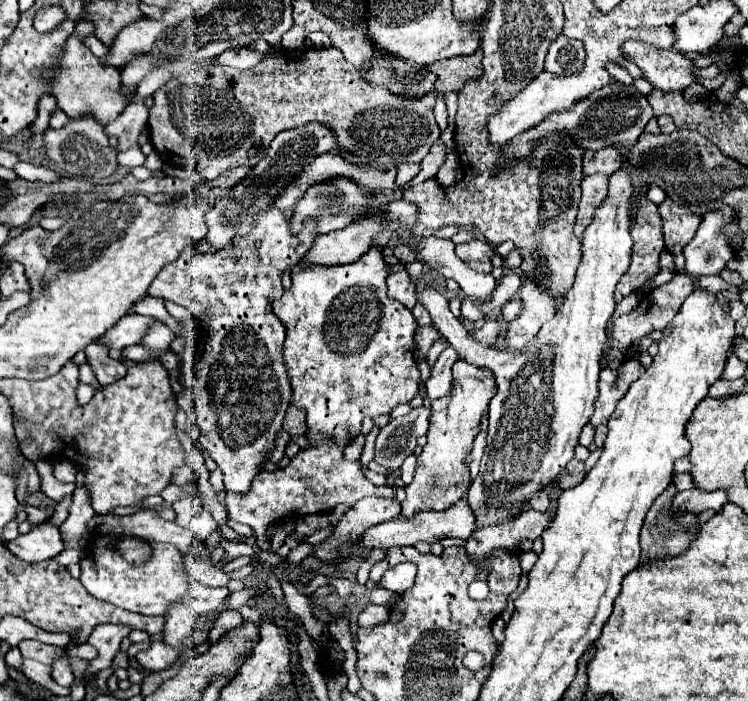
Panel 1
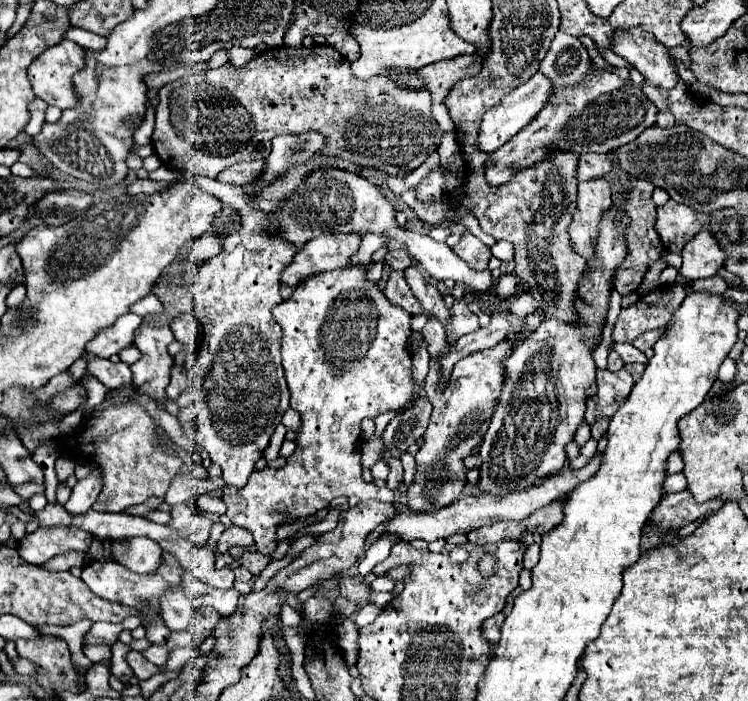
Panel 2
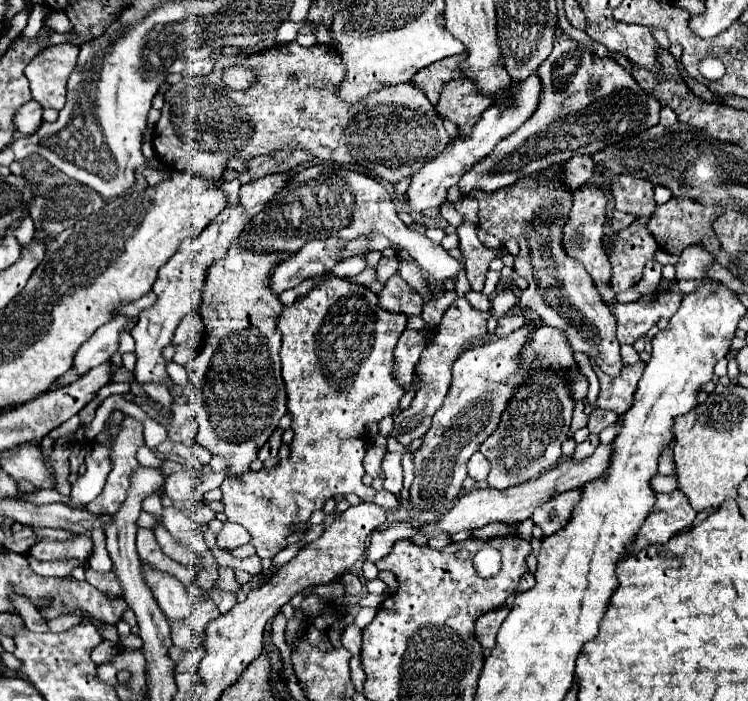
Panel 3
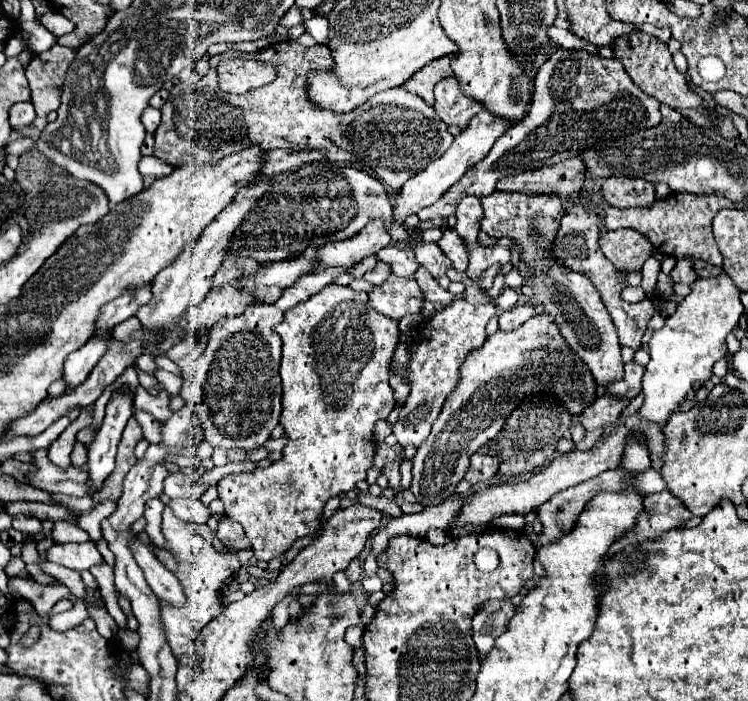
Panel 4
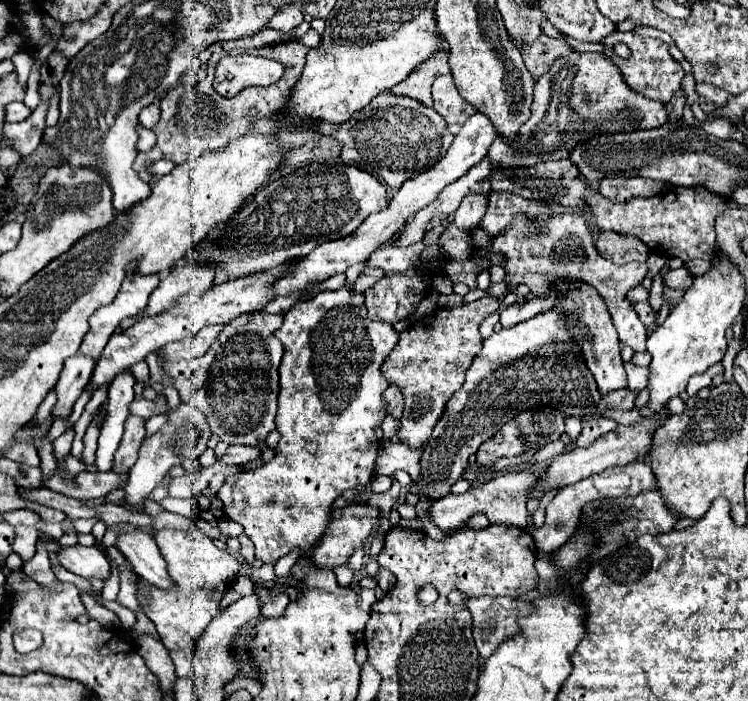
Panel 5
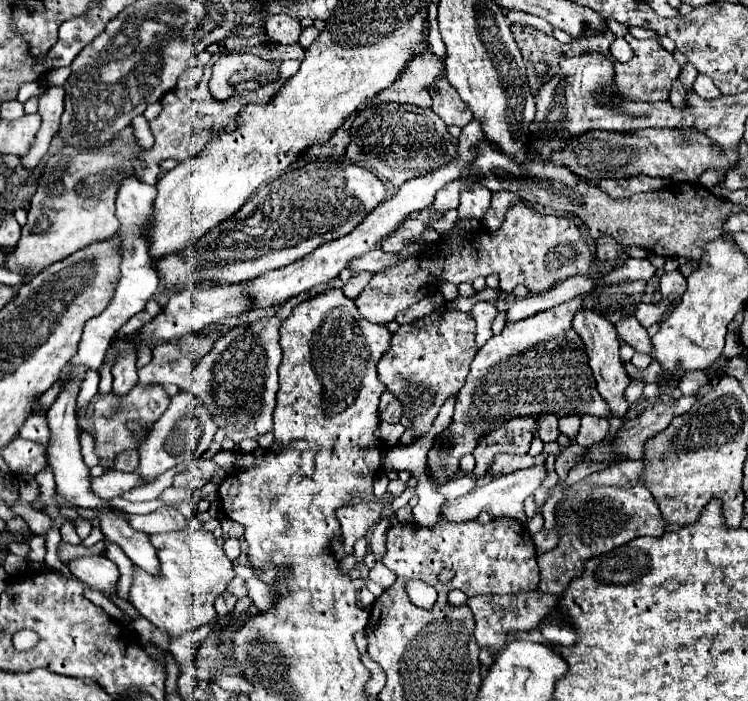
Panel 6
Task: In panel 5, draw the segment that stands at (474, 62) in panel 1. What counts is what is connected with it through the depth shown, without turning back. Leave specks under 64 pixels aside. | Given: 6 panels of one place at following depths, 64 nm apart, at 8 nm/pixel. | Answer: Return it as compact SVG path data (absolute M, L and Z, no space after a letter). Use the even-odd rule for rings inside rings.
M436 52L436 56L432 56L432 60L424 60L424 64L420 64L420 68L416 68L416 72L410 72L408 80L402 80L400 84L396 84L396 88L390 88L392 94L396 96L408 96L414 100L420 100L426 106L432 106L432 82L442 76L442 74L450 74L448 68L448 54L446 52Z

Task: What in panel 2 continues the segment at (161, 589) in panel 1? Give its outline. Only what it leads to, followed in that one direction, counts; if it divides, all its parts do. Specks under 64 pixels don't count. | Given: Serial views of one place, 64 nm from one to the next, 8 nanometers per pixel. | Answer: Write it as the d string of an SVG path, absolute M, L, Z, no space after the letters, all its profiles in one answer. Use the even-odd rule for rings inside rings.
M164 552L164 562L162 566L152 572L152 574L136 574L132 570L128 570L126 566L118 564L118 562L104 562L104 564L98 564L98 562L90 562L84 570L82 570L82 580L86 582L86 586L98 594L100 598L106 598L106 600L112 600L112 602L122 602L126 606L136 606L140 600L146 600L150 604L150 608L154 610L160 610L160 604L158 604L158 598L170 590L172 586L180 586L184 584L182 582L182 564L170 556L168 552Z

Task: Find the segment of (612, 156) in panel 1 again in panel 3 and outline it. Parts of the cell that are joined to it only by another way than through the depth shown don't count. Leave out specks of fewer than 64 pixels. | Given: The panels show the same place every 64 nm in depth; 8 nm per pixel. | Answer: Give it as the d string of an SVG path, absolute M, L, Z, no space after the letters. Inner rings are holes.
M574 156L566 164L562 164L562 180L564 188L570 192L576 192L578 188L584 186L592 176L594 176L596 164L588 156Z

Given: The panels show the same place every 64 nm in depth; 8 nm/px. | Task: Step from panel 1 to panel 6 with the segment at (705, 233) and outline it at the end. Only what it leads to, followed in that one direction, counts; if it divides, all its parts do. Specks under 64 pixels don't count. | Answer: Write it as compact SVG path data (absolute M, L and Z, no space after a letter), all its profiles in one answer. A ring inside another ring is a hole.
M678 270L668 272L660 278L660 294L662 294L662 298L670 300L670 306L678 304L684 290L686 290L686 278Z

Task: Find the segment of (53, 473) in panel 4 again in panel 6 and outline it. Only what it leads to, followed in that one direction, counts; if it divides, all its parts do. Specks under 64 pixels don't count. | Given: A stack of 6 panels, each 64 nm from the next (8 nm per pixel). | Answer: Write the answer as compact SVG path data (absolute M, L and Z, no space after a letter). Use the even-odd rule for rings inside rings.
M104 472L100 478L92 478L92 490L96 496L110 500L114 496L122 496L124 492L142 486L144 480L136 474L126 474L126 472Z

